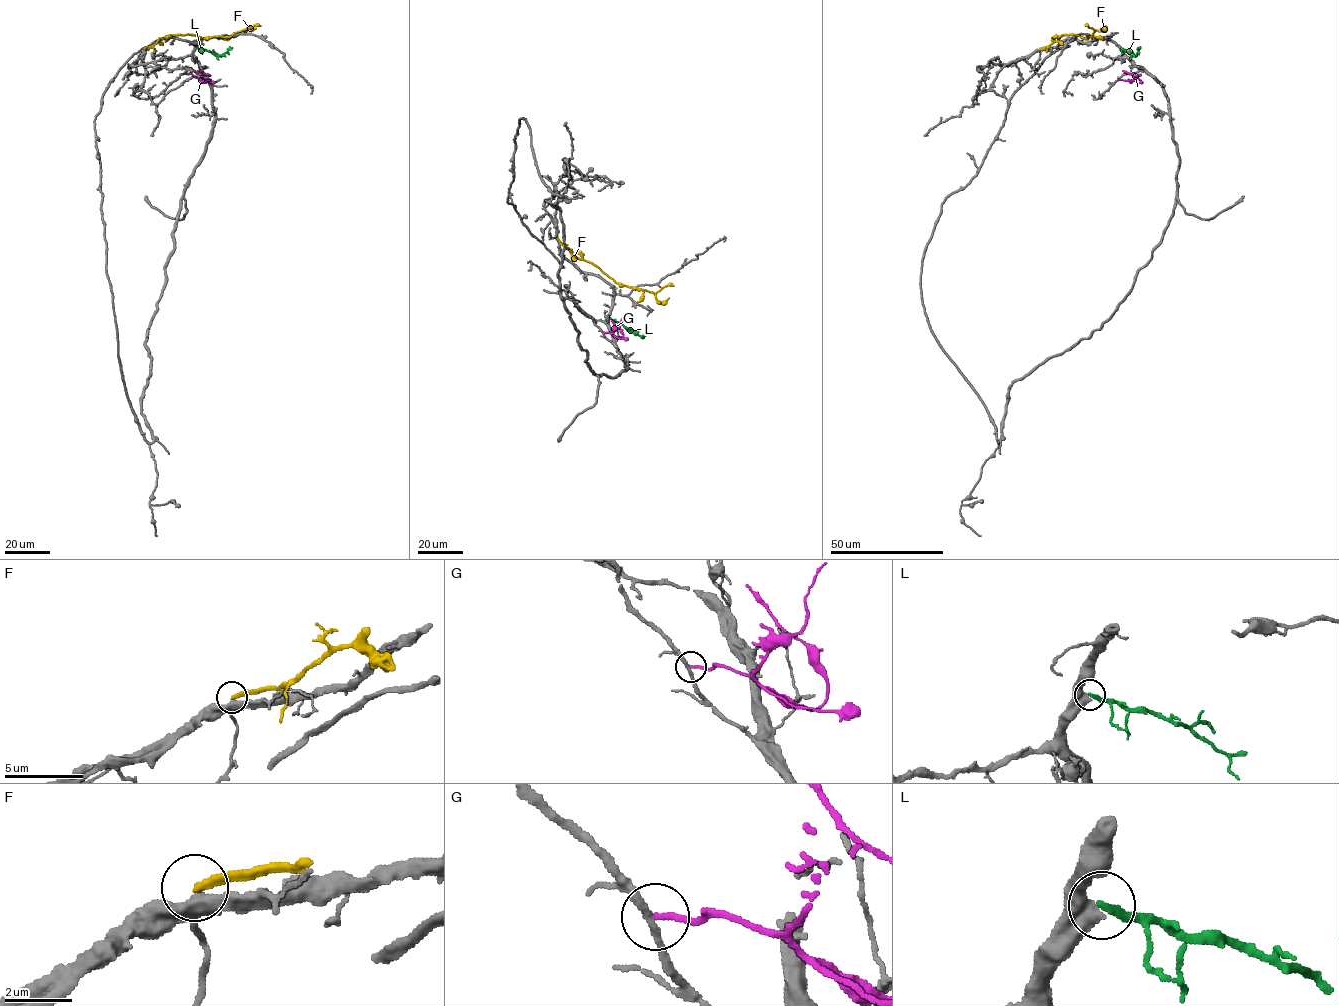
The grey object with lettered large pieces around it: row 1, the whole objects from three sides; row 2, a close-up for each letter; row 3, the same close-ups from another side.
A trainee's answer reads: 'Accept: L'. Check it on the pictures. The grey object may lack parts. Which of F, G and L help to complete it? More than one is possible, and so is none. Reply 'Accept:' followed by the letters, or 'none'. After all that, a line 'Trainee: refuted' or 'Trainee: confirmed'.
Accept: none
Trainee: refuted

